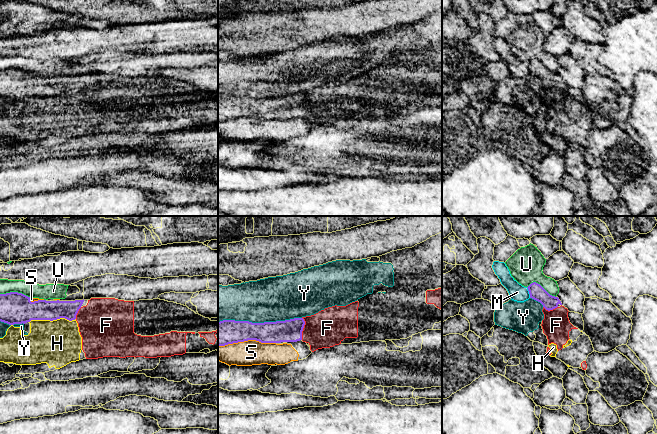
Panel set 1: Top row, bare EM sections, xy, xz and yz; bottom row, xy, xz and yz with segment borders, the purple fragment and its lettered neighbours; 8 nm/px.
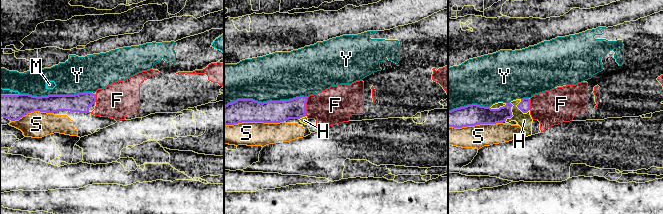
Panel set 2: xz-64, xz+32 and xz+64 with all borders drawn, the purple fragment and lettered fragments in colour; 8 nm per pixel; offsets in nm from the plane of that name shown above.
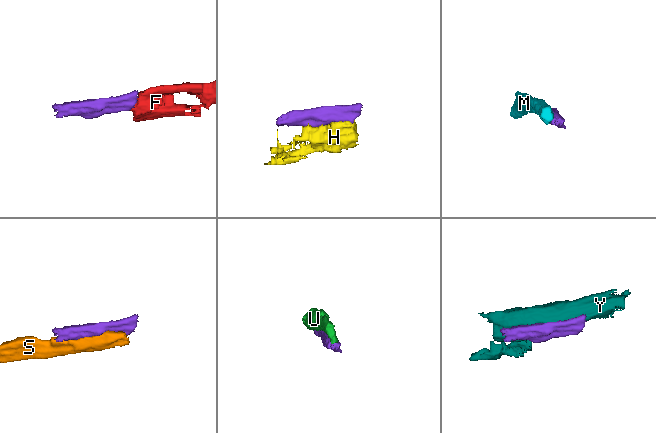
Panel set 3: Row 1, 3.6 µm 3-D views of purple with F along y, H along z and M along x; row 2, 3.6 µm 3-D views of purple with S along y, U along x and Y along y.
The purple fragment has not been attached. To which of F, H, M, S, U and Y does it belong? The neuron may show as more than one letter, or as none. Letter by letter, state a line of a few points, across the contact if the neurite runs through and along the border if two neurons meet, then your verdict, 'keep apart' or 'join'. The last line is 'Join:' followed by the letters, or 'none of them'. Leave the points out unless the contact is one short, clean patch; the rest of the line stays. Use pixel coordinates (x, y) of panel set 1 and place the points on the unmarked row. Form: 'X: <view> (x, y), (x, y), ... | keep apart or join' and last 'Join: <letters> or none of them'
F: xz (290, 106), (303, 103), (327, 104) | join
H: keep apart
M: keep apart
S: keep apart
U: keep apart
Y: keep apart
Join: F

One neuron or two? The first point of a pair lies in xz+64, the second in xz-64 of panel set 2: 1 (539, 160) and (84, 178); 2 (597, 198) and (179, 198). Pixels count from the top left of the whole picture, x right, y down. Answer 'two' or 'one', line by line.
1: two
2: one

